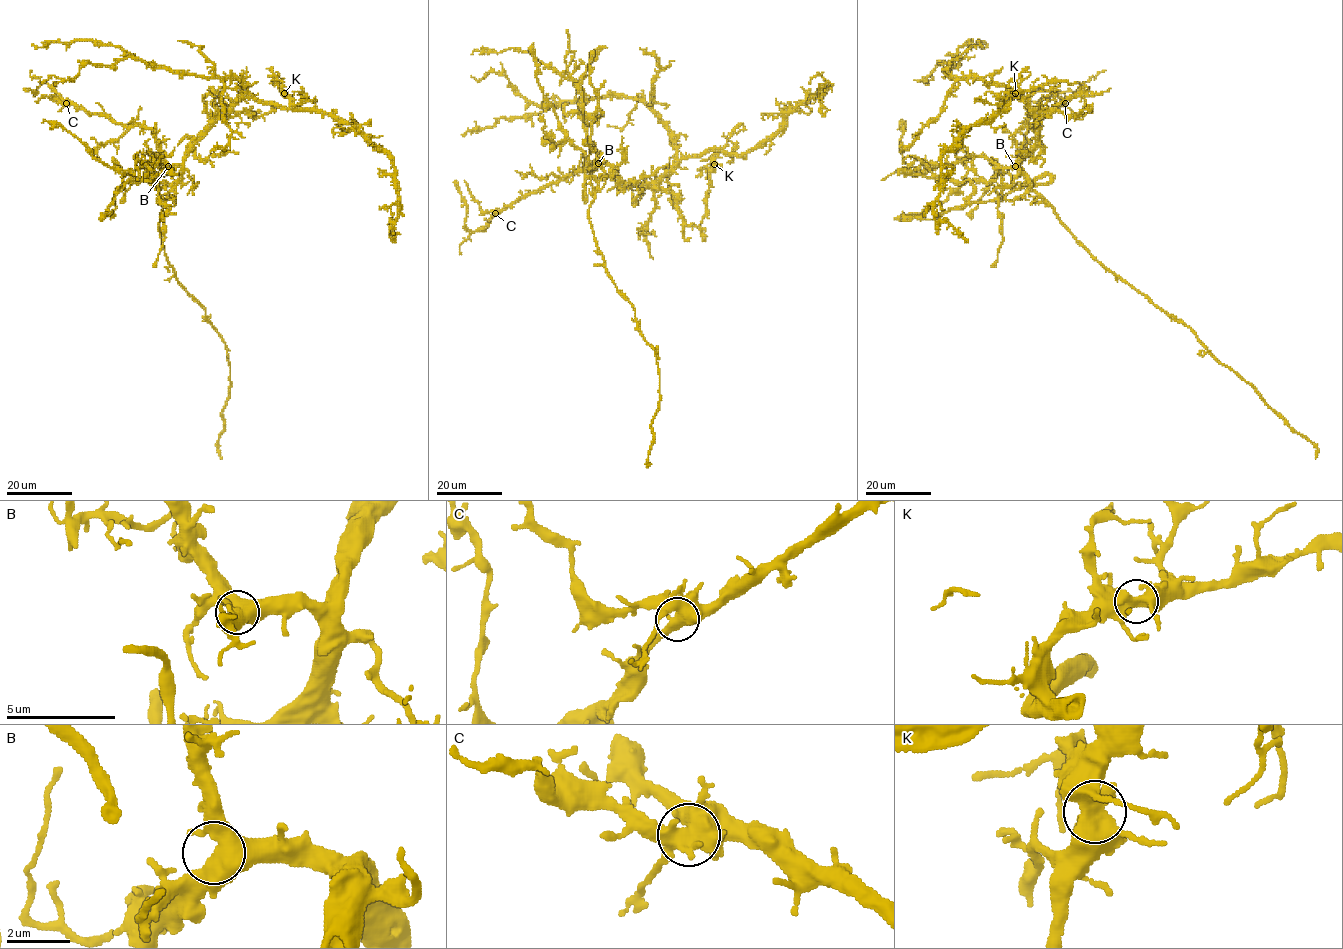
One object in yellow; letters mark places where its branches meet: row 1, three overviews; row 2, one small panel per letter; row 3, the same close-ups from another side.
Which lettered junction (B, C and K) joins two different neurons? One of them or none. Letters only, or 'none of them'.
none of them

